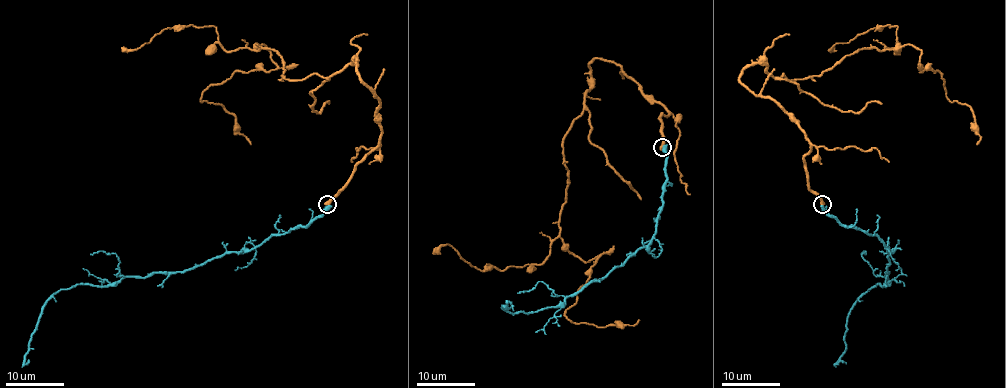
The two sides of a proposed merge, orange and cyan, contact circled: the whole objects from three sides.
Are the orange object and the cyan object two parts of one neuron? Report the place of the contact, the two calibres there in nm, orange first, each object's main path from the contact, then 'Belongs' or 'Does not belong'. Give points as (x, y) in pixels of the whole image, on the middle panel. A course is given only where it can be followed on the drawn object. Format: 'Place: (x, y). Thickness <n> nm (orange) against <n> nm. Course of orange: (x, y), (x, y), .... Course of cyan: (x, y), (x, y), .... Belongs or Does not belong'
Place: (662, 147). Thickness 480 nm (orange) against 460 nm. Course of orange: (663, 146), (669, 112), (594, 60), (564, 137), (559, 236), (598, 256), (565, 312), (639, 320). Course of cyan: (663, 146), (666, 179), (647, 245), (562, 305), (512, 314), (502, 305), (508, 308), (509, 302), (514, 309). Does not belong

